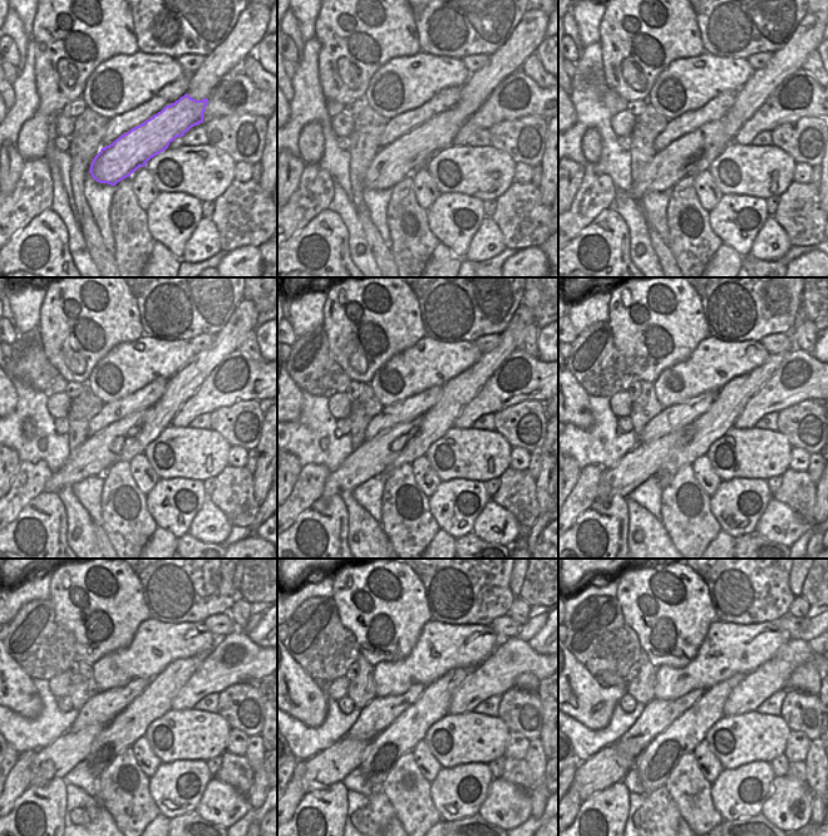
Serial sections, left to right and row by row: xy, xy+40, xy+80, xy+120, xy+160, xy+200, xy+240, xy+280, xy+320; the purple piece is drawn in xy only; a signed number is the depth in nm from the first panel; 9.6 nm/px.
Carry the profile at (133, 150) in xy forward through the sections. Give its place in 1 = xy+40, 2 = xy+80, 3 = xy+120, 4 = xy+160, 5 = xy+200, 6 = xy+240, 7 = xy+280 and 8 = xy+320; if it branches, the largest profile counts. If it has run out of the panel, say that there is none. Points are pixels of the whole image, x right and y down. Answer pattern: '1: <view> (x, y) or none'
1: xy+40 (404, 156)
2: xy+80 (669, 166)
3: xy+120 (98, 452)
4: xy+160 (370, 458)
5: xy+200 (642, 462)
6: xy+240 (55, 761)
7: xy+280 (330, 766)
8: xy+320 (609, 766)

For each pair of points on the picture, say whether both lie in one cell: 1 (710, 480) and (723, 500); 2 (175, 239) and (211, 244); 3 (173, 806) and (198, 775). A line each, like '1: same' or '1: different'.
1: different
2: different
3: same

